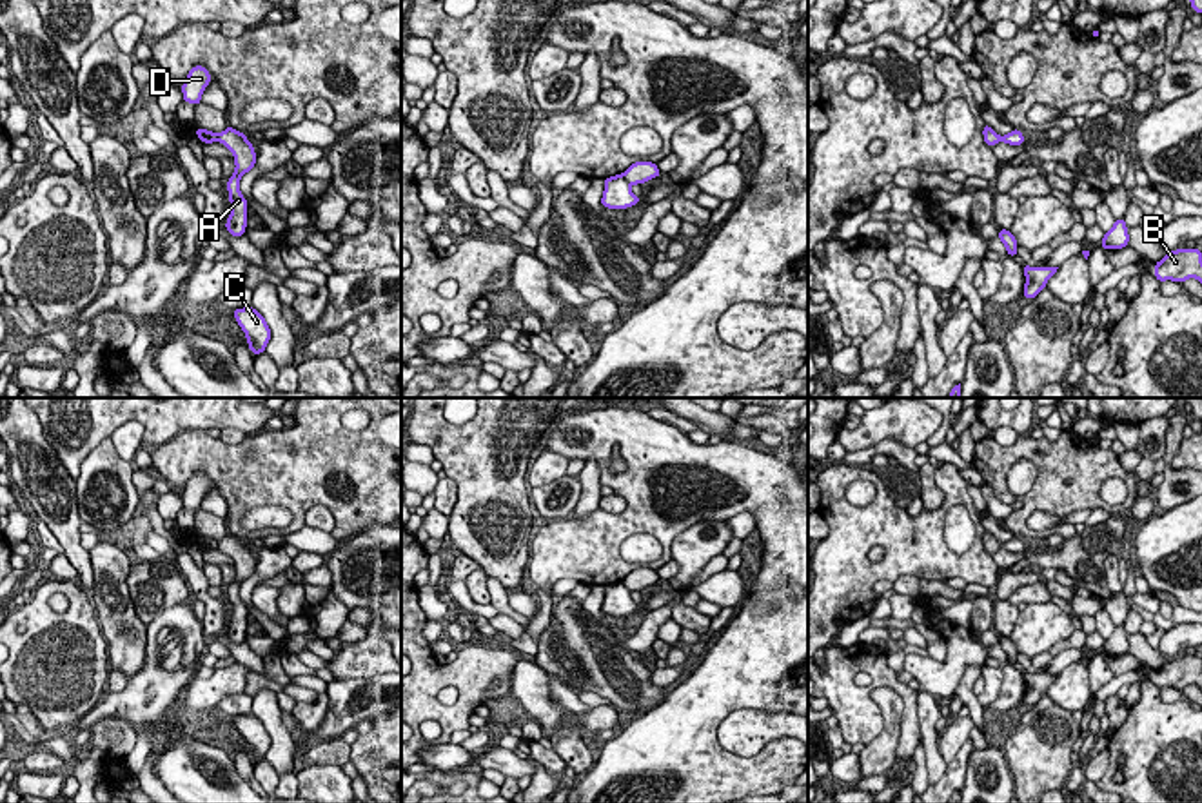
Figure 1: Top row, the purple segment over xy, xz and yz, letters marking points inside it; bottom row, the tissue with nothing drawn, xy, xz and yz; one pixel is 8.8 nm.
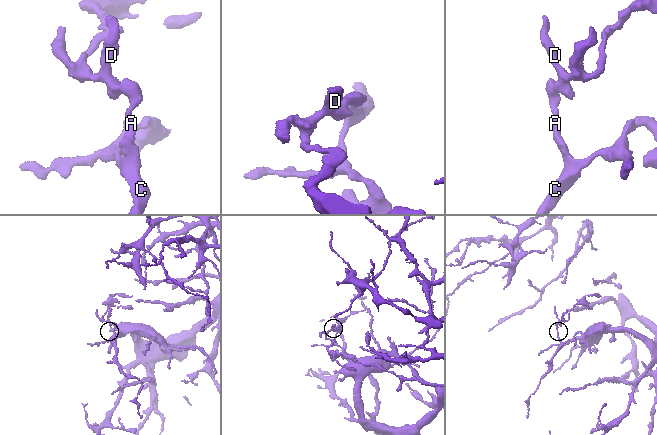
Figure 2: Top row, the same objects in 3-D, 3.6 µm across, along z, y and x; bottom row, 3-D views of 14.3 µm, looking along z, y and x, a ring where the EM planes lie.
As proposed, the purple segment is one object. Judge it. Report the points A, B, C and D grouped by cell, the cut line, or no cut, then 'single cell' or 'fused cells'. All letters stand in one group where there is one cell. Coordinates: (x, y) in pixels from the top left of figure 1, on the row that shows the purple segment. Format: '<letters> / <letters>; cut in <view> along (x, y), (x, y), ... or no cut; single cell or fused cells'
A B C / D; cut in xz along (621, 175), (630, 182); fused cells

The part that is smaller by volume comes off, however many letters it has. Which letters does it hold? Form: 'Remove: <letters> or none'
Remove: D

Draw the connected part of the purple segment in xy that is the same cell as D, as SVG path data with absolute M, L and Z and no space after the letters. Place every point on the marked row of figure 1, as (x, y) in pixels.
M194 65L182 84L183 102L198 105L203 89L211 84L211 73L203 65Z

